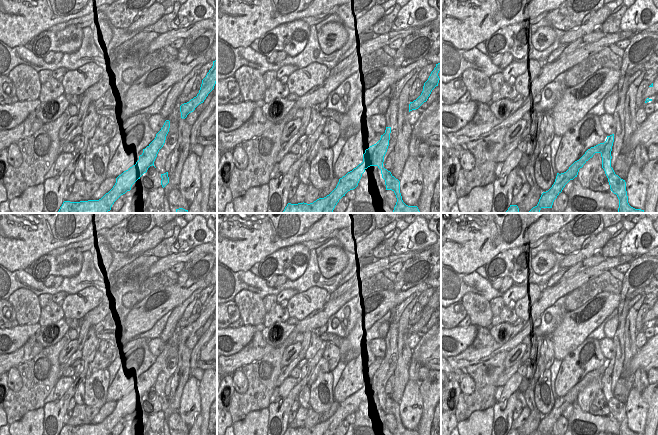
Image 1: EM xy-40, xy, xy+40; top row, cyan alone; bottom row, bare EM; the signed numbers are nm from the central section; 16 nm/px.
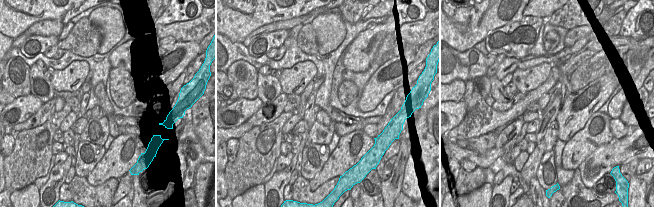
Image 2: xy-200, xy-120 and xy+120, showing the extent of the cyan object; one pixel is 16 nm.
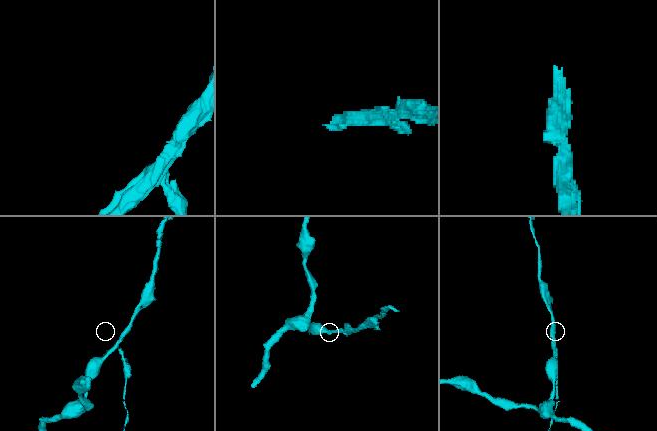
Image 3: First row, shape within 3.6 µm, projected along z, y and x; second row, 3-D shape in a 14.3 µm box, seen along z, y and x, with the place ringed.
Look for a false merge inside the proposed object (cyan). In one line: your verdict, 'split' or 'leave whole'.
split

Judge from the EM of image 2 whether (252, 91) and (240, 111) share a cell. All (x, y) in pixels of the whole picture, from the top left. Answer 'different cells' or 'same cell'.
different cells

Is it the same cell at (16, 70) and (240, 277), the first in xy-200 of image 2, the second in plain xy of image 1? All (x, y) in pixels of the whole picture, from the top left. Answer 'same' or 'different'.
different

